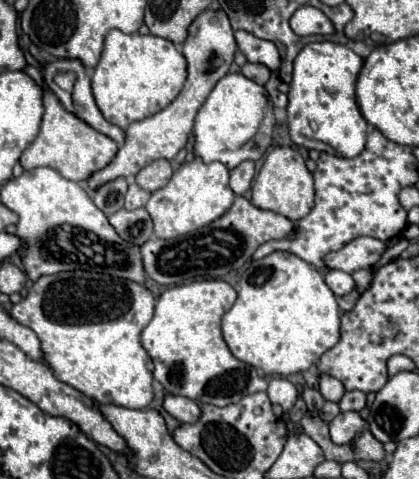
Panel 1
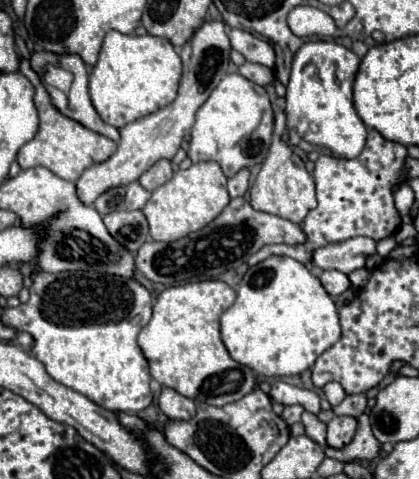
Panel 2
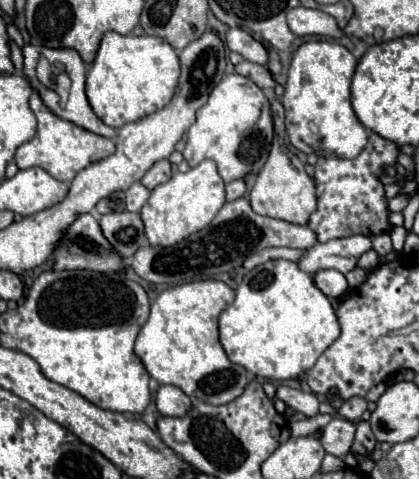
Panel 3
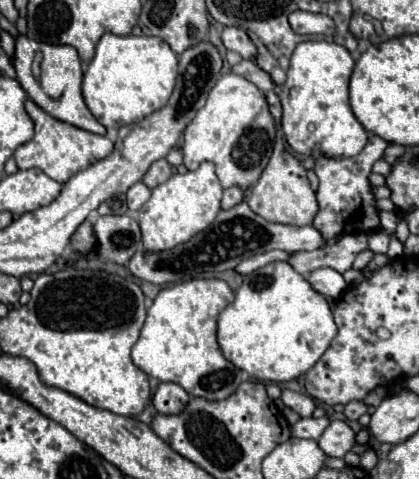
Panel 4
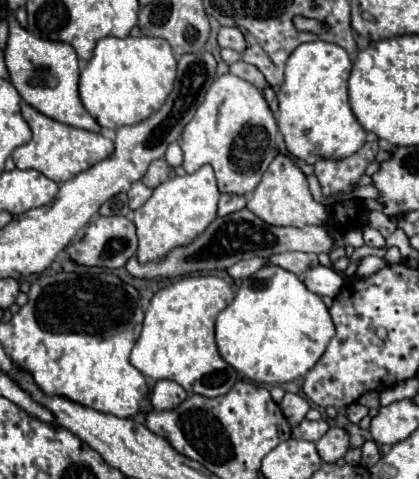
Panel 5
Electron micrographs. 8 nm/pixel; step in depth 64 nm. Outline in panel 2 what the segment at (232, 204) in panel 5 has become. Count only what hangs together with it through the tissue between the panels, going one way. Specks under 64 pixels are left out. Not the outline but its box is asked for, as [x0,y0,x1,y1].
[228,170,250,198]

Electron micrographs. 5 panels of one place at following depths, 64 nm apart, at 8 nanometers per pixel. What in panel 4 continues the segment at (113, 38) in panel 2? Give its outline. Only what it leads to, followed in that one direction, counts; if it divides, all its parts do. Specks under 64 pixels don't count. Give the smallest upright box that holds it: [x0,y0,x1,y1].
[82,34,178,128]

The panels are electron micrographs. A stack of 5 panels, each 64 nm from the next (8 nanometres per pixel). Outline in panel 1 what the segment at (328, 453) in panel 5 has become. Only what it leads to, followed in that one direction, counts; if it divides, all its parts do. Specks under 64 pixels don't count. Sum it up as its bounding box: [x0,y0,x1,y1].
[330,412,368,444]

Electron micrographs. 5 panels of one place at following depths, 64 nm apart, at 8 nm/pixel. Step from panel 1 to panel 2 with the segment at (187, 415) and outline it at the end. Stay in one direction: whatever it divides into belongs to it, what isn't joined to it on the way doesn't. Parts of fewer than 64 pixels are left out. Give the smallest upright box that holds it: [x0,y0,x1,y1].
[158,388,196,420]

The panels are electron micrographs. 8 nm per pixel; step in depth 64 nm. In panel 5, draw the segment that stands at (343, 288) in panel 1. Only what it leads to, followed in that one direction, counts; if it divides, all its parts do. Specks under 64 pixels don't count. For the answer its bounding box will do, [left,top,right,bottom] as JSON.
[302,266,344,298]

